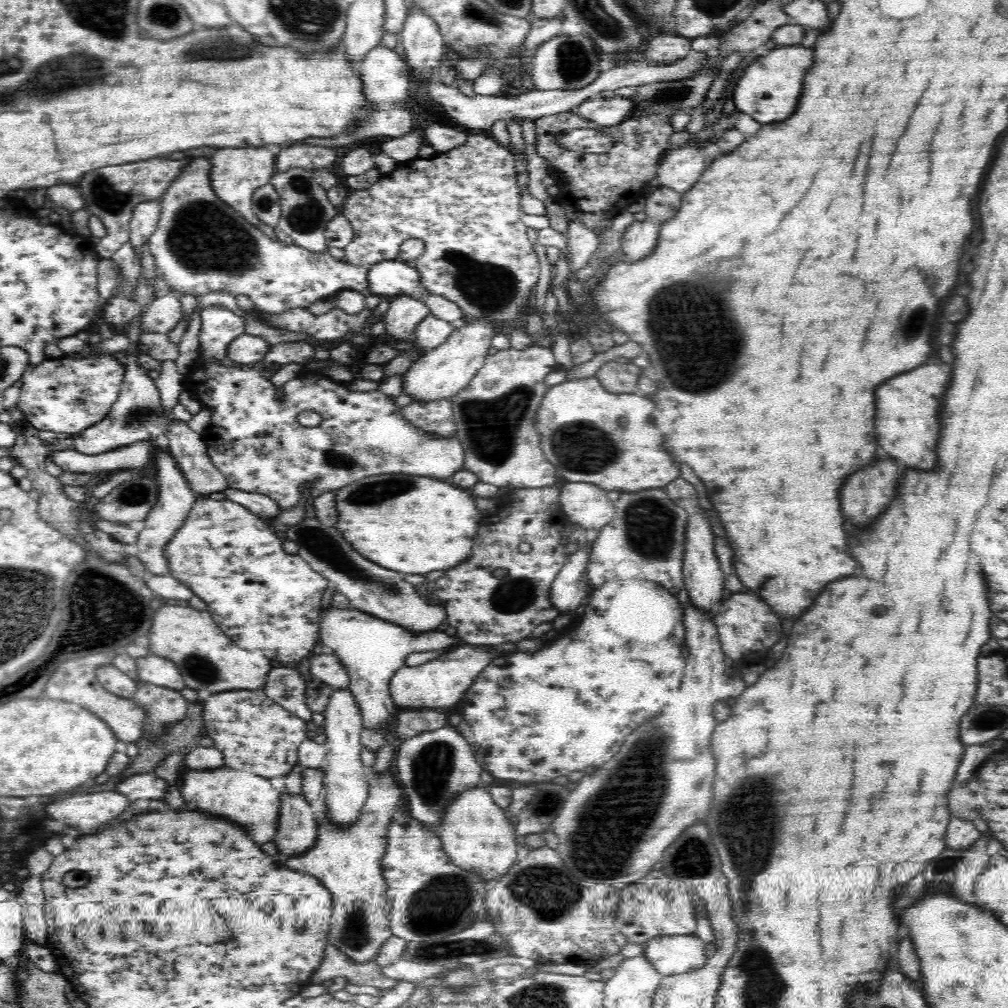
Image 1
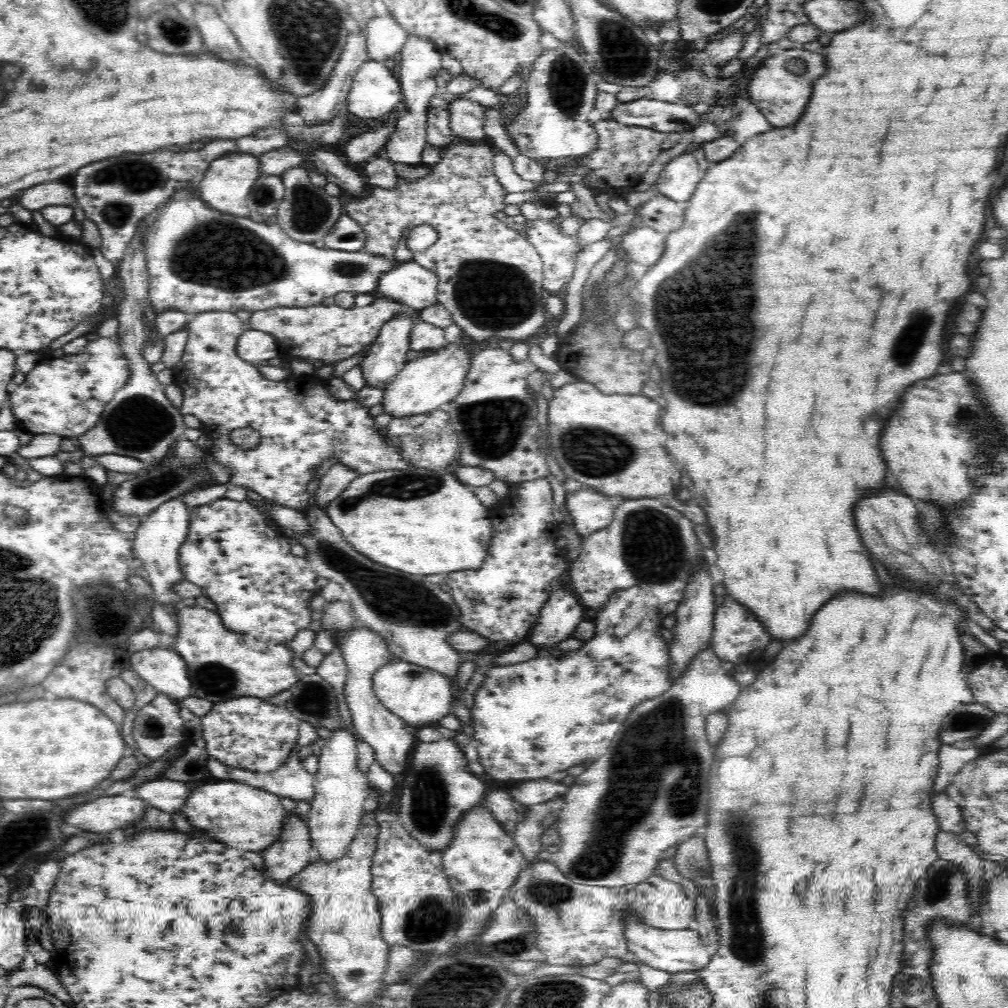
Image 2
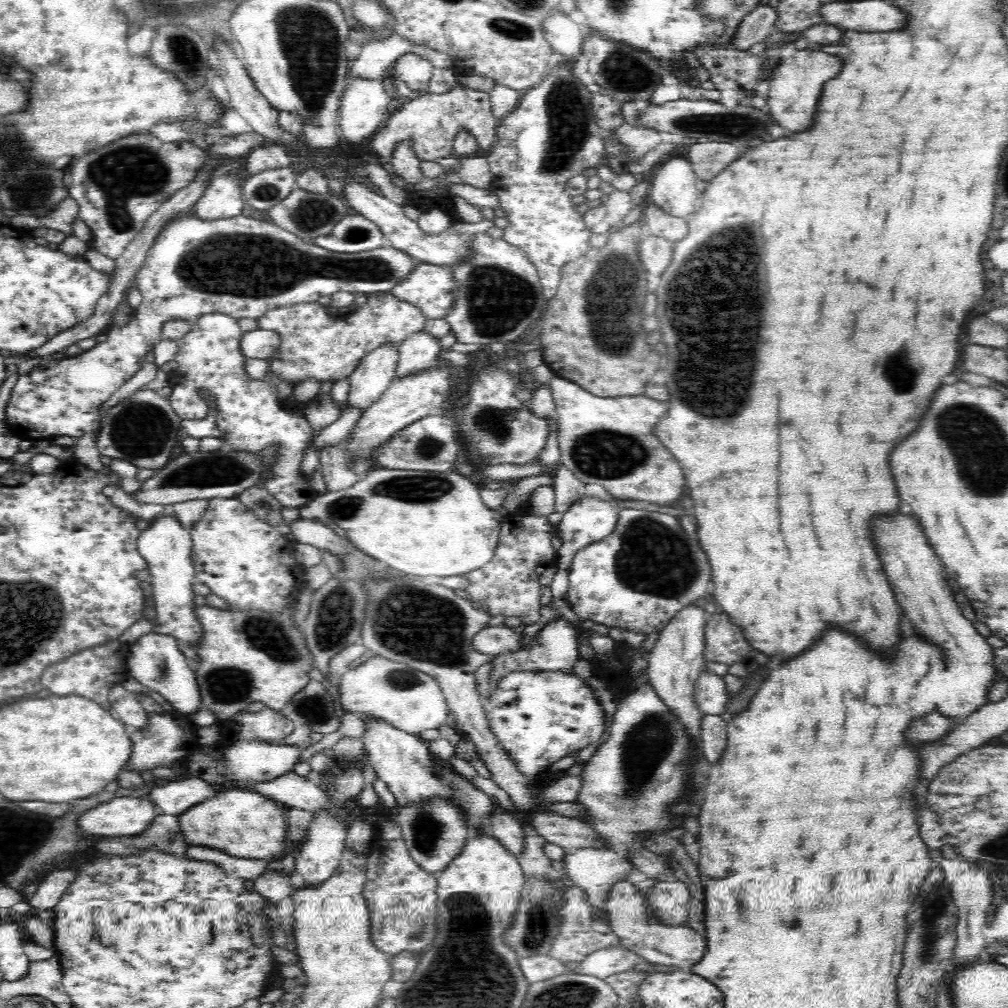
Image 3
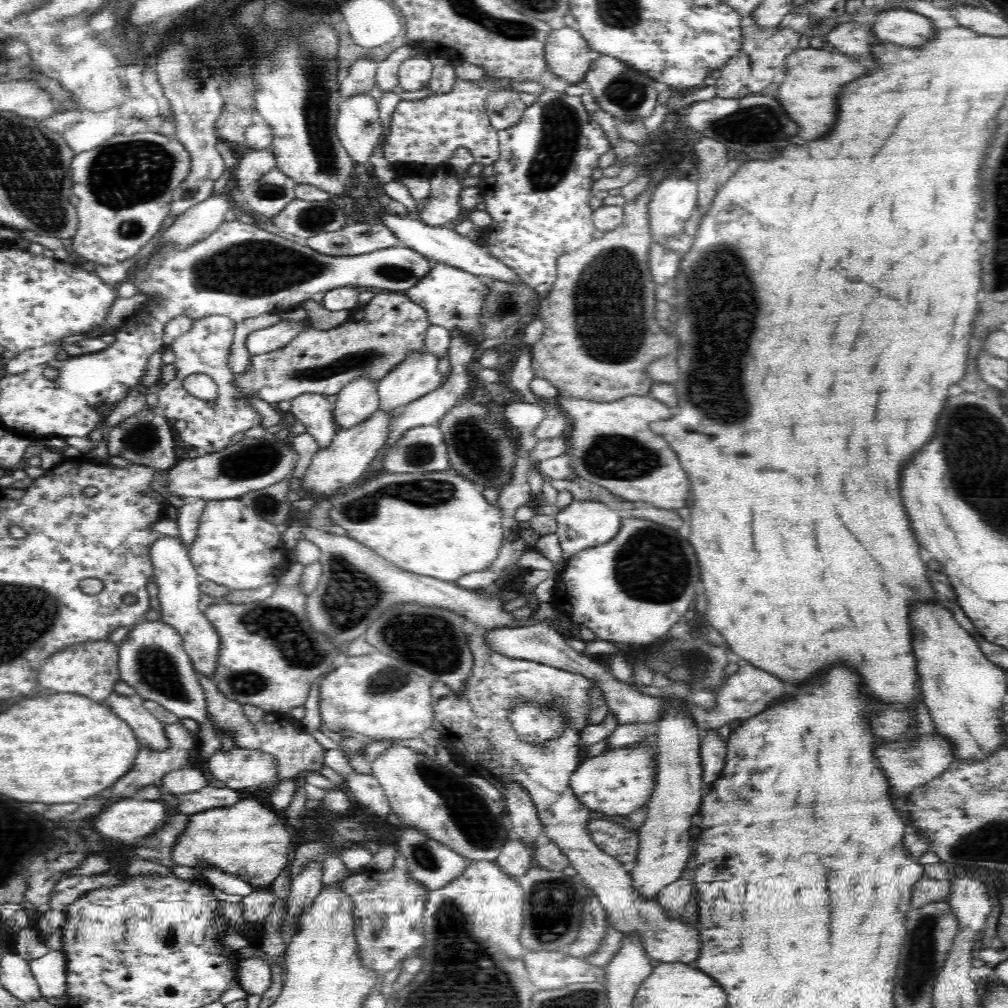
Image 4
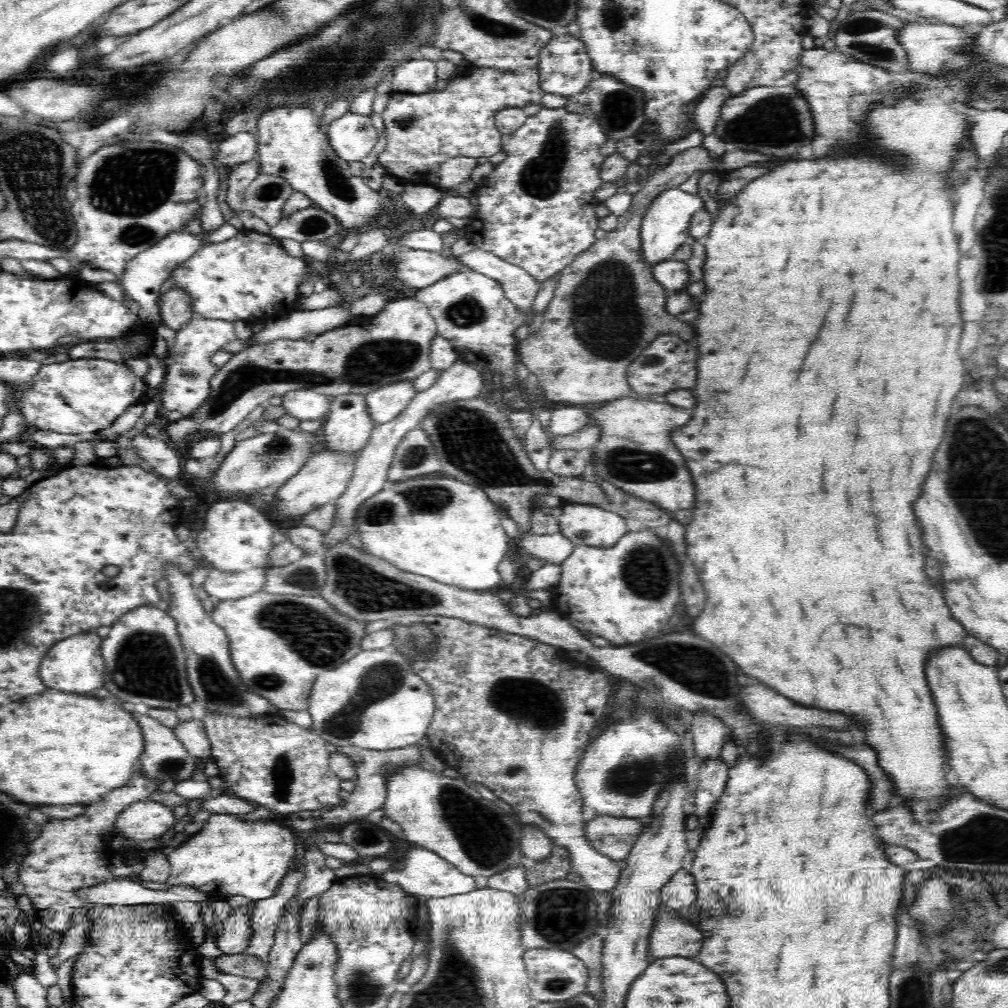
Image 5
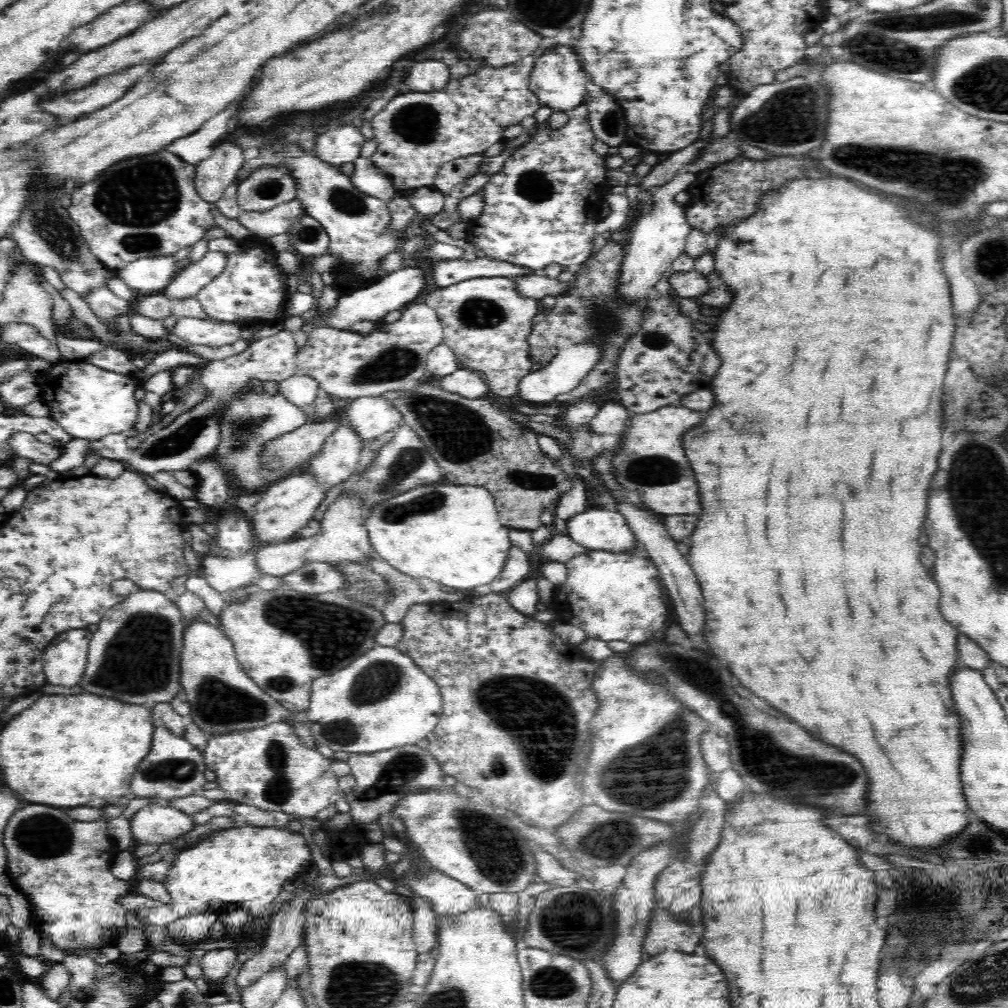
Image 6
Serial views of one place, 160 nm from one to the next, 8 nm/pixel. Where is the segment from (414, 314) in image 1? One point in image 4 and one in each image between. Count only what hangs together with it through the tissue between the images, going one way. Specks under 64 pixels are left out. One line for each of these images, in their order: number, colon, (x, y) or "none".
2: (386, 357)
3: (372, 377)
4: (358, 399)

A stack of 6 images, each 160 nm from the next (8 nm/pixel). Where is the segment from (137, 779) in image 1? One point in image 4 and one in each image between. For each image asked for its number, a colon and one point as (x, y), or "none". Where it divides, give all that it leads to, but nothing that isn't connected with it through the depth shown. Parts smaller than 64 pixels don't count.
2: (167, 795)
3: (173, 798)
4: (208, 797)

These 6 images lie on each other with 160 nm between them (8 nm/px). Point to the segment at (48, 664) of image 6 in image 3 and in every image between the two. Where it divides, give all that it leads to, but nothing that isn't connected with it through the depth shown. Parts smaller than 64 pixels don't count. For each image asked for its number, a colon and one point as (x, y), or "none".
3: (92, 672)
4: (91, 669)
5: (75, 664)

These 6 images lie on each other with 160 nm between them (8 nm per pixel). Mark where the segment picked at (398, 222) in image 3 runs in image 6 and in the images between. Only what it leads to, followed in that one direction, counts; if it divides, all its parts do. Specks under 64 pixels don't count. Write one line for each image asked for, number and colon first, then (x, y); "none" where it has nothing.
4: (443, 244)
5: (520, 287)
6: (536, 285)

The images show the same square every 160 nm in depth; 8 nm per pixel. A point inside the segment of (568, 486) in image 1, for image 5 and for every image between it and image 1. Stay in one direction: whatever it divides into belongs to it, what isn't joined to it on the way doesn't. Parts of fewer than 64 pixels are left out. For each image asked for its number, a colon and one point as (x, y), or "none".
2: (590, 511)
3: (588, 520)
4: (583, 524)
5: (584, 524)

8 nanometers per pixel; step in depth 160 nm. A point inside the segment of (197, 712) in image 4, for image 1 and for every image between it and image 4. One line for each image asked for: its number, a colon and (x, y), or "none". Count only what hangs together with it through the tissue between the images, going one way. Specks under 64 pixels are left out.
1: (153, 669)
2: (165, 670)
3: (157, 662)

